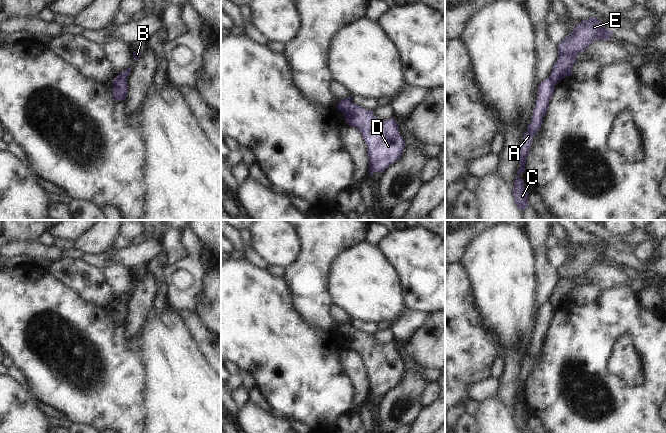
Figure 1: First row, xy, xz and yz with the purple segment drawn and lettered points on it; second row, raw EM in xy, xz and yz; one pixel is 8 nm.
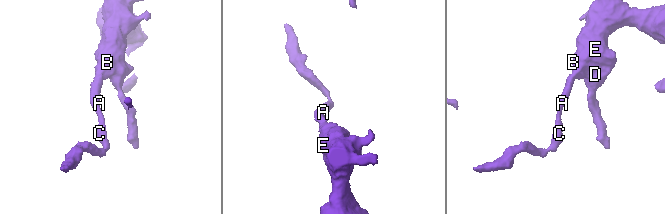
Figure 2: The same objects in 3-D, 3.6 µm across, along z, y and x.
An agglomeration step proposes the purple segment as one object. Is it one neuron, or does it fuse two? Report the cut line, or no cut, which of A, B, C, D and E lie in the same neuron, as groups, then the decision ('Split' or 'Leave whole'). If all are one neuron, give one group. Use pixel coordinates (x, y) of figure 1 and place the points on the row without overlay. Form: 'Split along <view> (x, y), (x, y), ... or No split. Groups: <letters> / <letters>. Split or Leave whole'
Split along xy (115, 302), (124, 302), (126, 304). Groups: A C / B D E. Split.

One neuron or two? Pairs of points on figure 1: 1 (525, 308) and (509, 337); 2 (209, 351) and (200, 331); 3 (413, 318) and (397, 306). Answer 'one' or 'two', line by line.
1: one
2: one
3: two

